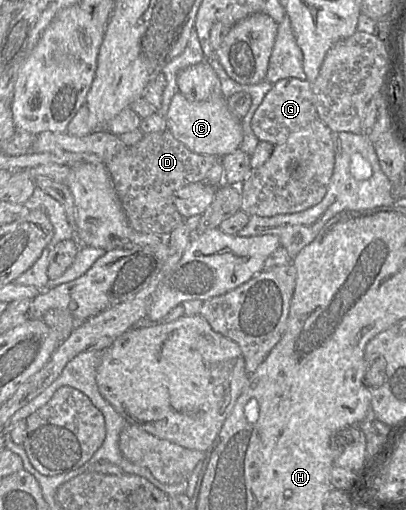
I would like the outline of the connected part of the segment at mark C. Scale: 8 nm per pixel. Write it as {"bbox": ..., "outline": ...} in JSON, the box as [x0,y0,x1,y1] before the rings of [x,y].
{"bbox":[166,91,242,158],"outline":[[[178,91],[171,100],[166,123],[172,135],[190,151],[223,158],[240,148],[242,123],[232,115],[223,96],[201,102],[191,102]]]}

